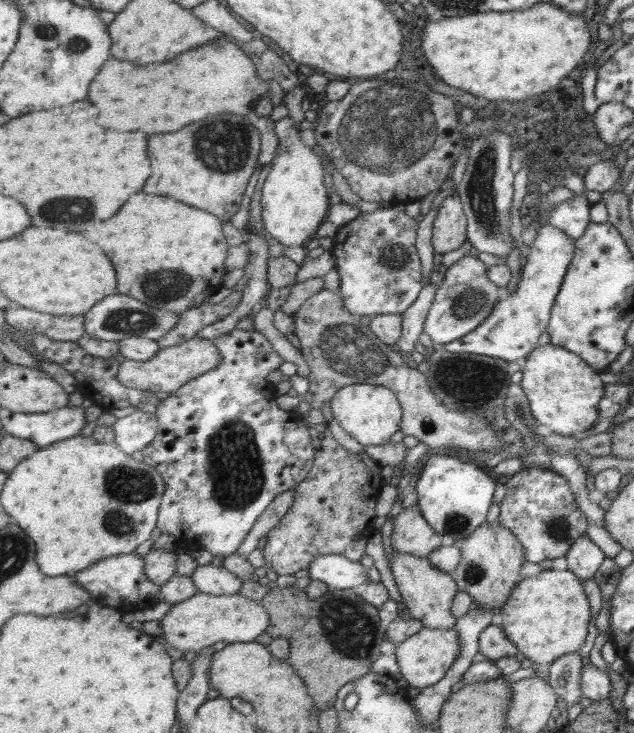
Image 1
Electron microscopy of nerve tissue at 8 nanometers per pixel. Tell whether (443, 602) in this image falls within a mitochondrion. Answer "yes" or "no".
no

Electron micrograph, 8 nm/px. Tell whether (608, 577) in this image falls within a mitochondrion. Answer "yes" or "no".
no

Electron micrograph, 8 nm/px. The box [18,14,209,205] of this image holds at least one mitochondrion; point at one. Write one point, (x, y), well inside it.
(73, 43)

